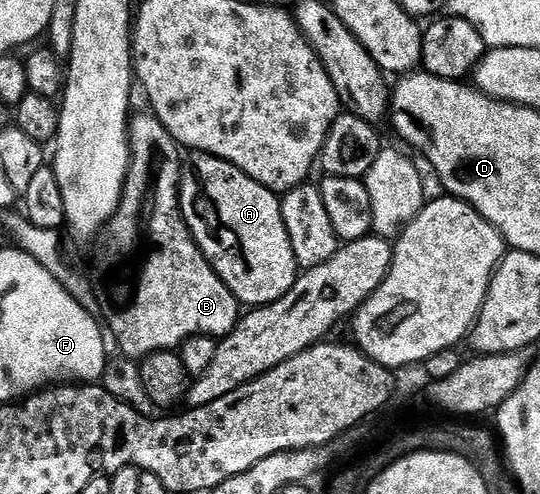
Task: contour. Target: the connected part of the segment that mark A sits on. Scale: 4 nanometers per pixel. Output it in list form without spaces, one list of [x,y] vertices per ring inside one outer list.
[[[194,151],[190,156],[193,157],[190,160],[188,157],[181,174],[181,213],[201,252],[242,305],[260,306],[283,298],[296,282],[299,269],[283,222],[282,197],[239,170],[230,160],[212,156],[209,152]]]

